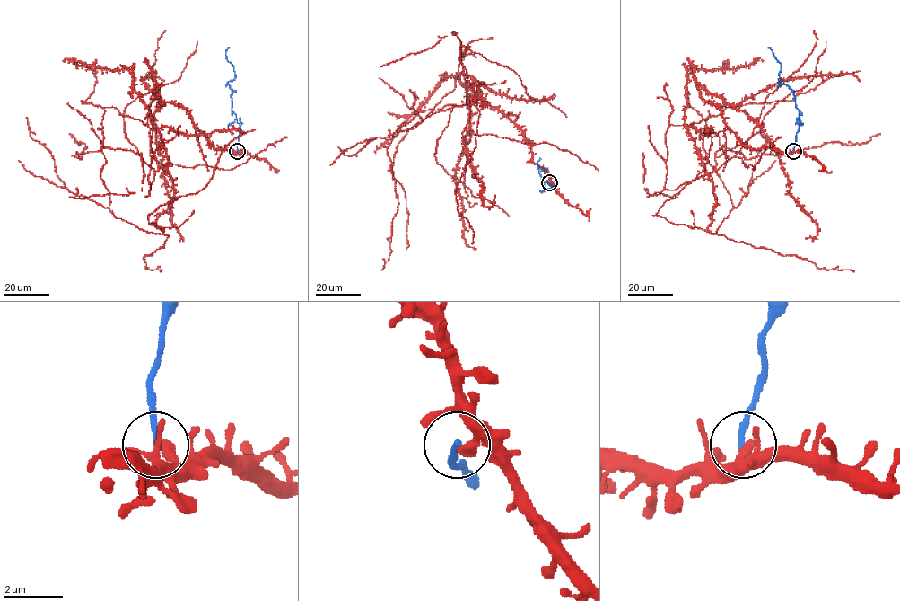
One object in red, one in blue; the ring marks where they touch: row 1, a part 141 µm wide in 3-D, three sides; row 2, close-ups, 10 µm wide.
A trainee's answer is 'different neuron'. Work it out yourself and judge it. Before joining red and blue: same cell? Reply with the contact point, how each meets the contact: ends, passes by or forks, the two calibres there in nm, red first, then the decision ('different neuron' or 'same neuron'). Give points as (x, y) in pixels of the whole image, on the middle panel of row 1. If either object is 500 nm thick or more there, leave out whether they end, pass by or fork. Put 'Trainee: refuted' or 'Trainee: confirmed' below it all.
at (549, 182); red ends there; blue ends there; 340 nm thick on the red side, 200 nm on the other; different neuron
Trainee: confirmed

